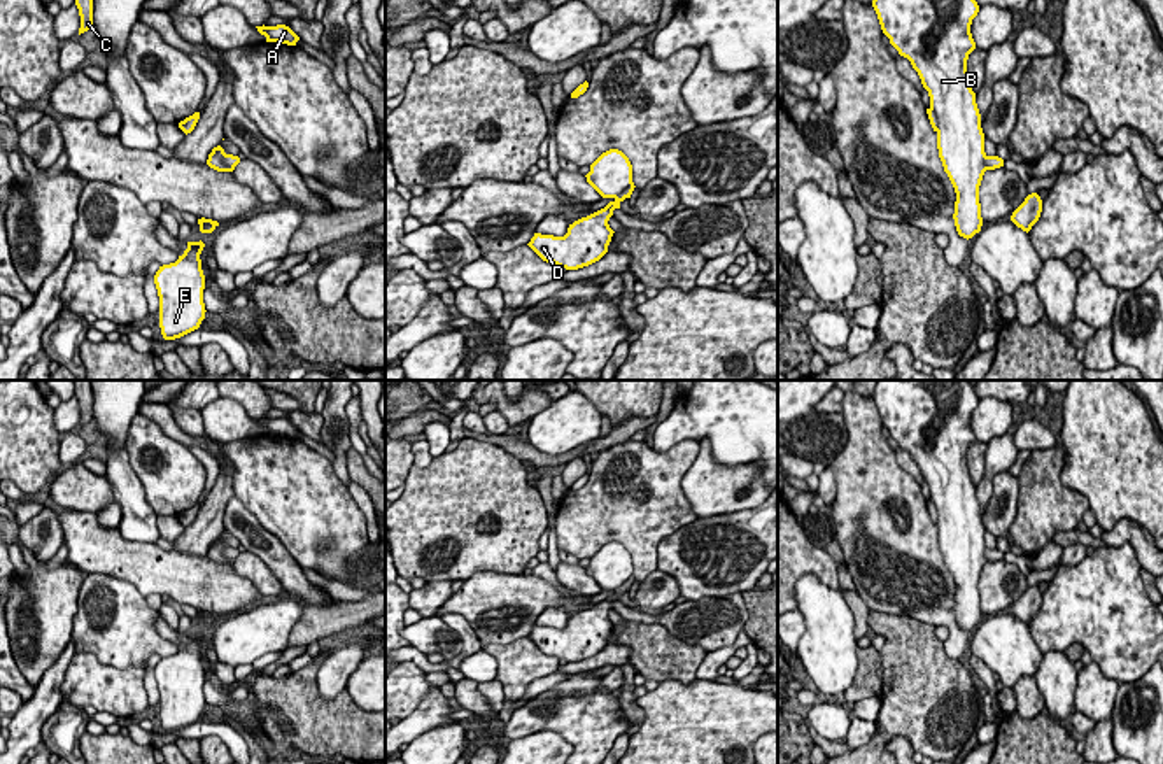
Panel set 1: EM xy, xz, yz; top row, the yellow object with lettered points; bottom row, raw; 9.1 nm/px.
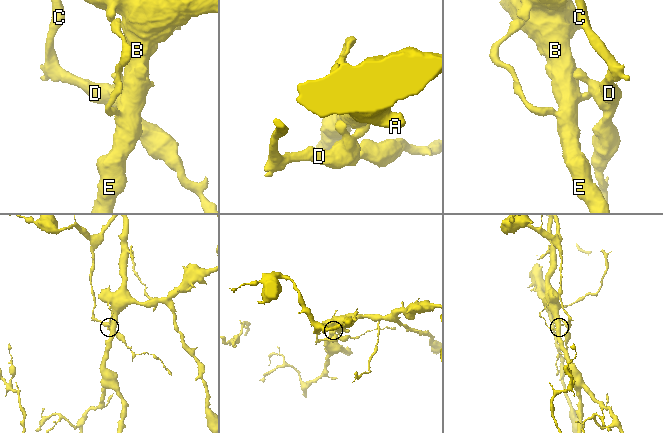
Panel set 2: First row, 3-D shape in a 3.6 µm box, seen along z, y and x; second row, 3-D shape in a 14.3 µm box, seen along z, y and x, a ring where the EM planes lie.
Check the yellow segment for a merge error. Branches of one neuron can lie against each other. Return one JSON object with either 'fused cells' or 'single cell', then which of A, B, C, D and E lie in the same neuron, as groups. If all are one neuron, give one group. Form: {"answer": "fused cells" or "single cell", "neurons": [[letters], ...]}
{"answer": "fused cells", "neurons": [["A", "B", "E"], ["C", "D"]]}

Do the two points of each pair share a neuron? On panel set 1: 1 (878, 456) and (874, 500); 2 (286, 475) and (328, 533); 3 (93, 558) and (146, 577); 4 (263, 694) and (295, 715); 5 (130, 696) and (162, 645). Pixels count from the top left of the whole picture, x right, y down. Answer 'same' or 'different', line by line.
1: same
2: same
3: same
4: same
5: different

